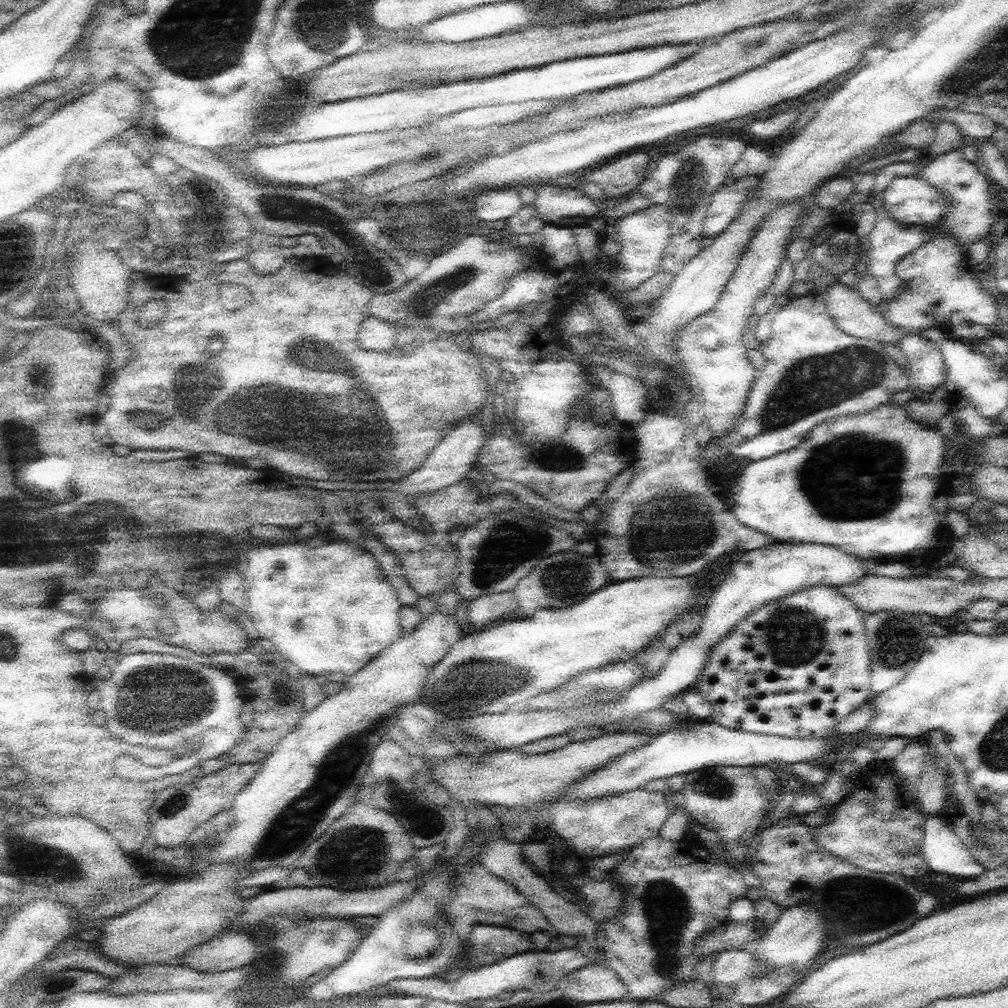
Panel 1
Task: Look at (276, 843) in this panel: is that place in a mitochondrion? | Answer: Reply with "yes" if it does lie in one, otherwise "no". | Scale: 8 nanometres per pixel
yes

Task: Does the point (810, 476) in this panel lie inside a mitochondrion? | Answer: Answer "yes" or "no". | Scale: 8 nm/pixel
yes

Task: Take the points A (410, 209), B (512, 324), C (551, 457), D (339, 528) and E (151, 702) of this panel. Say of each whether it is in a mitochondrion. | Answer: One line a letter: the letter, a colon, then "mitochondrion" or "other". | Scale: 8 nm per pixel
A: mitochondrion
B: other
C: mitochondrion
D: other
E: mitochondrion

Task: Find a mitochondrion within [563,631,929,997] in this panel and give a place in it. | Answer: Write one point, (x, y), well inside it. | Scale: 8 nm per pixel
(664, 906)

